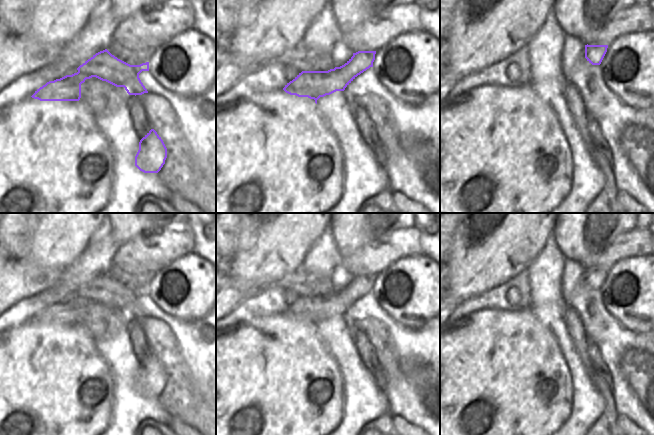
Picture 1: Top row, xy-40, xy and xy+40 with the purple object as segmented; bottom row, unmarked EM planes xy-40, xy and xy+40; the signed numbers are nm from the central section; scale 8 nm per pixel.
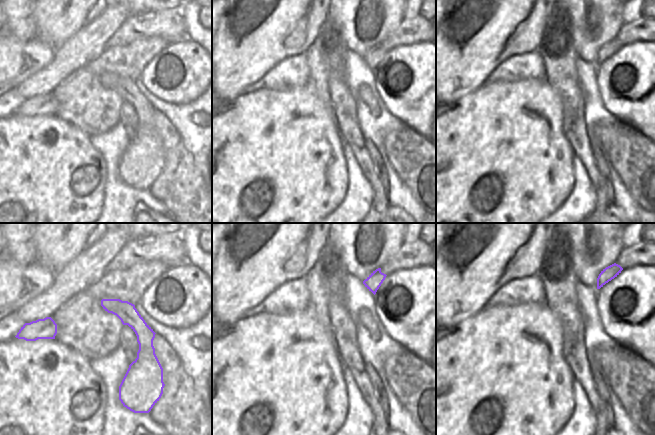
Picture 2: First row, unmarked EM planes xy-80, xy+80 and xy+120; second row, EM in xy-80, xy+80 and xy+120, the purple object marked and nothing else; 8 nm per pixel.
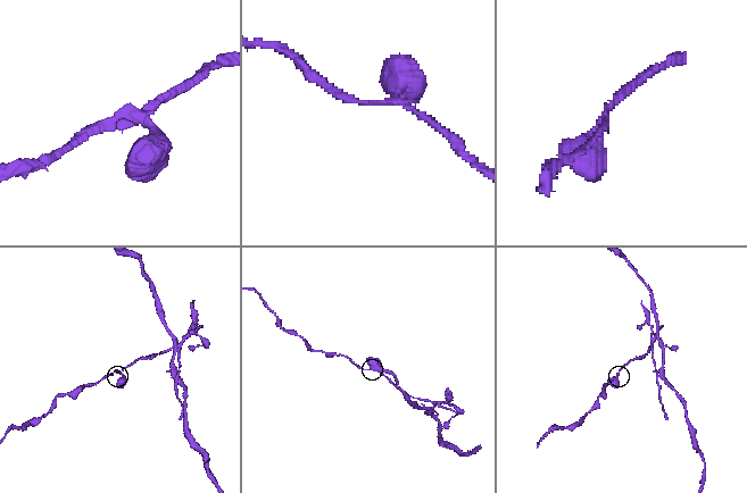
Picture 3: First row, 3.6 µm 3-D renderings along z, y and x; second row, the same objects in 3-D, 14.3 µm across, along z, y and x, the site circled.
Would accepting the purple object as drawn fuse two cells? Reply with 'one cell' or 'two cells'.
one cell

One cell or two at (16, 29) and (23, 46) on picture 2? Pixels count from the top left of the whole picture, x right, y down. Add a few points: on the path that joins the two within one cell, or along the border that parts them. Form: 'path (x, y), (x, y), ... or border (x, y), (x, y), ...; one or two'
border (10, 33), (18, 38), (34, 39); two

